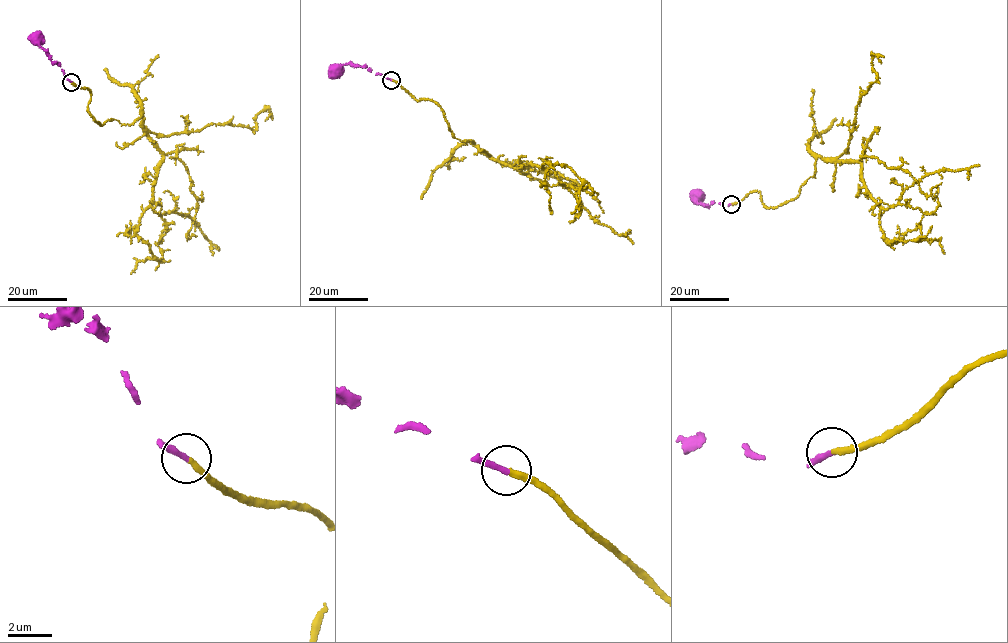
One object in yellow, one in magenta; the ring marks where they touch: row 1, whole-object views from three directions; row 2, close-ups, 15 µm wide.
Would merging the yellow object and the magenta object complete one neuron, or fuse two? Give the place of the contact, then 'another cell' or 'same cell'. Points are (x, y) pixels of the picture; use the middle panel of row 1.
(391, 80) | same cell

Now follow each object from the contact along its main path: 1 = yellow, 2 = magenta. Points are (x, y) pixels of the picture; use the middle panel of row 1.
1: (392, 80), (415, 98), (437, 103), (455, 138), (520, 170), (530, 163), (554, 173), (591, 217), (633, 243)
2: (391, 79), (364, 66), (342, 65), (338, 71)

